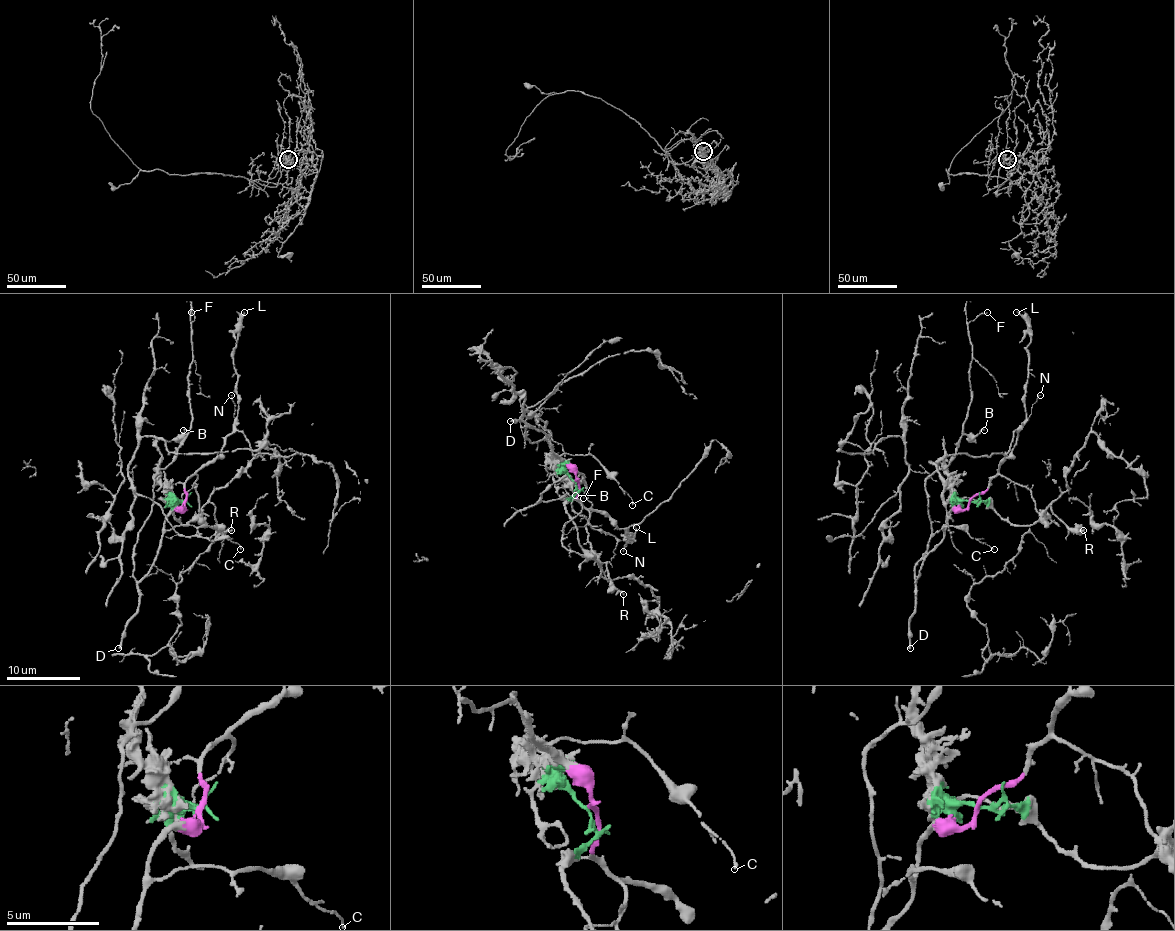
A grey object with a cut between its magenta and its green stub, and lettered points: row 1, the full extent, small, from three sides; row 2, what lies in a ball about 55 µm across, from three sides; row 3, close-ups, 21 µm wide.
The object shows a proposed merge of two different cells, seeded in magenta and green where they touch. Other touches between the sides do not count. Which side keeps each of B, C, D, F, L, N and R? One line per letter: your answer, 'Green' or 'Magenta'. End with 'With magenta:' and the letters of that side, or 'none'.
B: Magenta
C: Magenta
D: Magenta
F: Magenta
L: Magenta
N: Magenta
R: Green
With magenta: B, C, D, F, L, N

